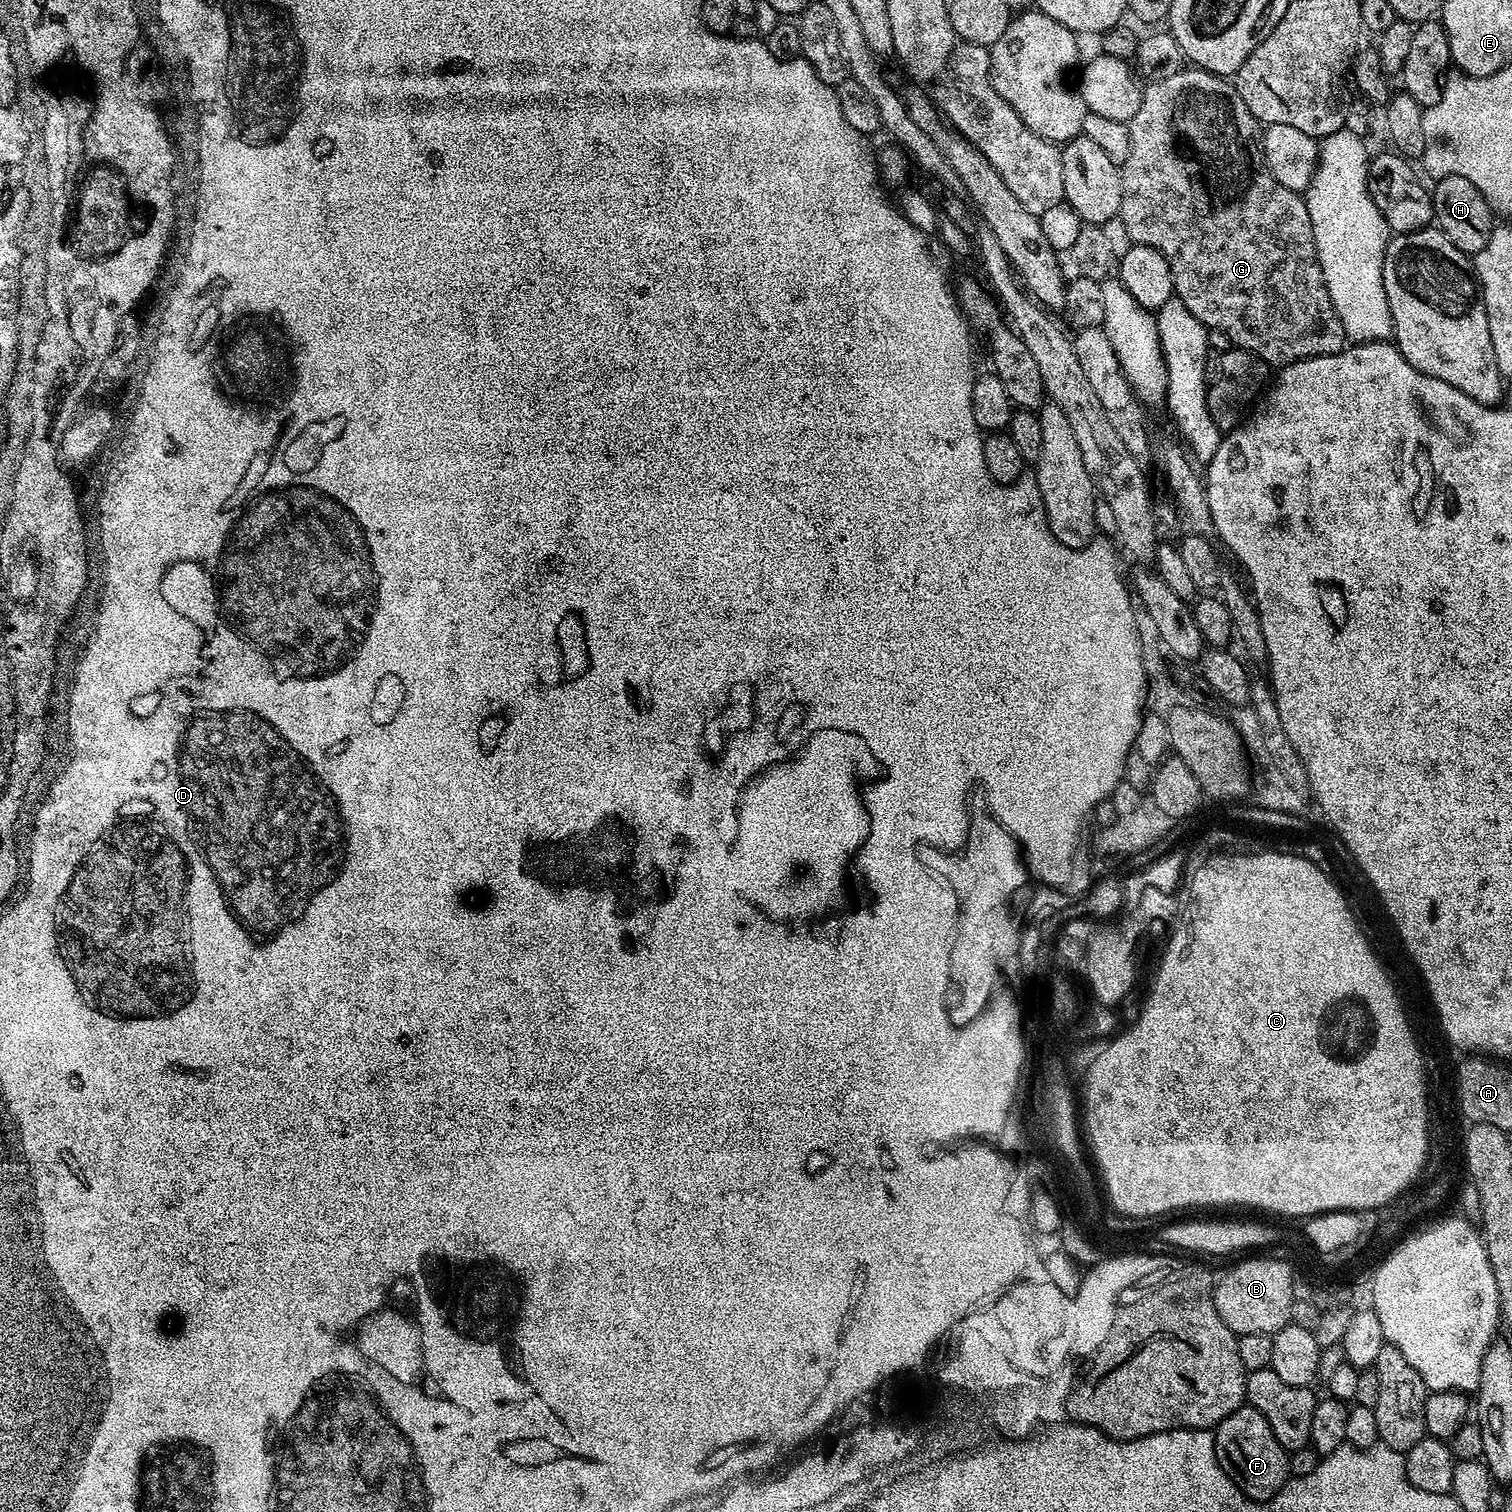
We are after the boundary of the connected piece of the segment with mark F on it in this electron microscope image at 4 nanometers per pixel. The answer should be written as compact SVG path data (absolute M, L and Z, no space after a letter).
M1241 1406L1234 1410L1214 1429L1216 1437L1216 1457L1226 1470L1226 1474L1243 1490L1245 1496L1252 1500L1267 1502L1275 1498L1282 1490L1282 1486L1288 1483L1290 1473L1288 1471L1289 1453L1274 1438L1274 1430L1270 1430L1270 1422L1262 1418L1258 1409L1251 1406Z

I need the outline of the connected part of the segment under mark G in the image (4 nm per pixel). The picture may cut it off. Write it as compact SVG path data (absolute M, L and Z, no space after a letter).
M1184 66L1178 74L1153 80L1147 87L1143 89L1140 97L1138 114L1134 114L1134 118L1127 123L1130 130L1130 154L1124 159L1123 164L1119 165L1122 206L1118 219L1124 227L1125 237L1132 244L1158 248L1170 266L1175 299L1181 300L1186 310L1190 310L1190 314L1194 314L1194 318L1198 318L1198 322L1202 322L1205 328L1213 333L1221 332L1226 339L1232 340L1228 342L1237 348L1253 352L1265 364L1283 366L1306 358L1329 356L1344 351L1346 337L1342 330L1342 322L1334 310L1334 302L1330 302L1322 266L1318 262L1308 201L1301 193L1282 186L1282 182L1273 178L1264 167L1264 153L1258 139L1258 122L1254 114L1246 110L1246 102L1242 102L1235 83L1231 79L1215 76L1212 72L1205 72L1203 68Z

